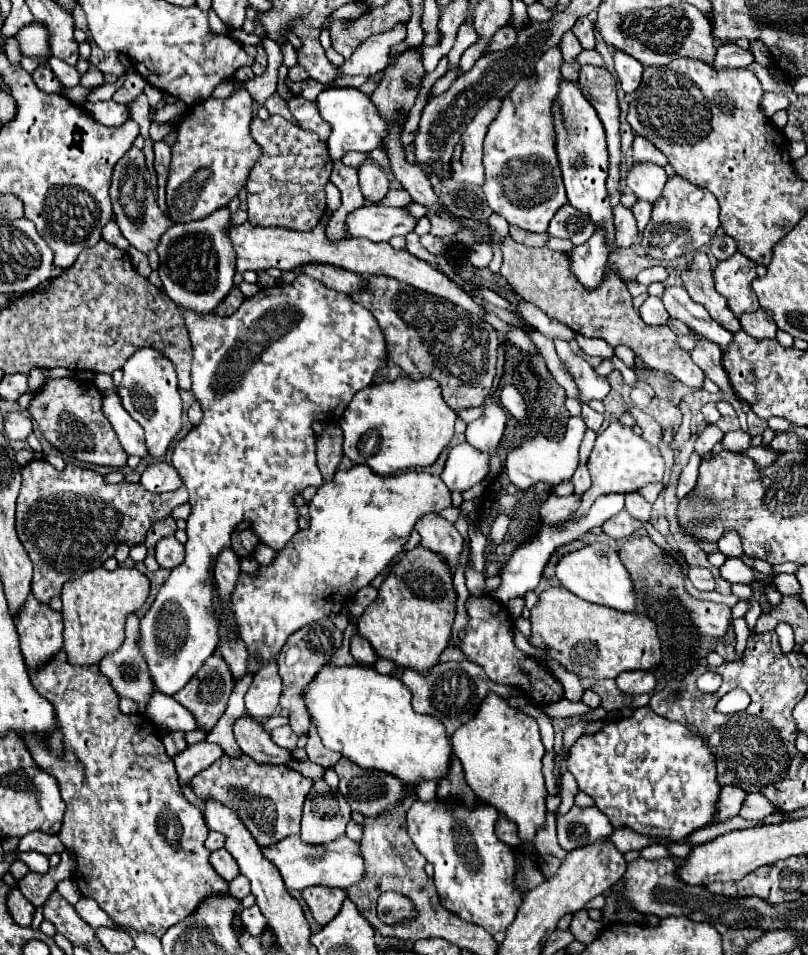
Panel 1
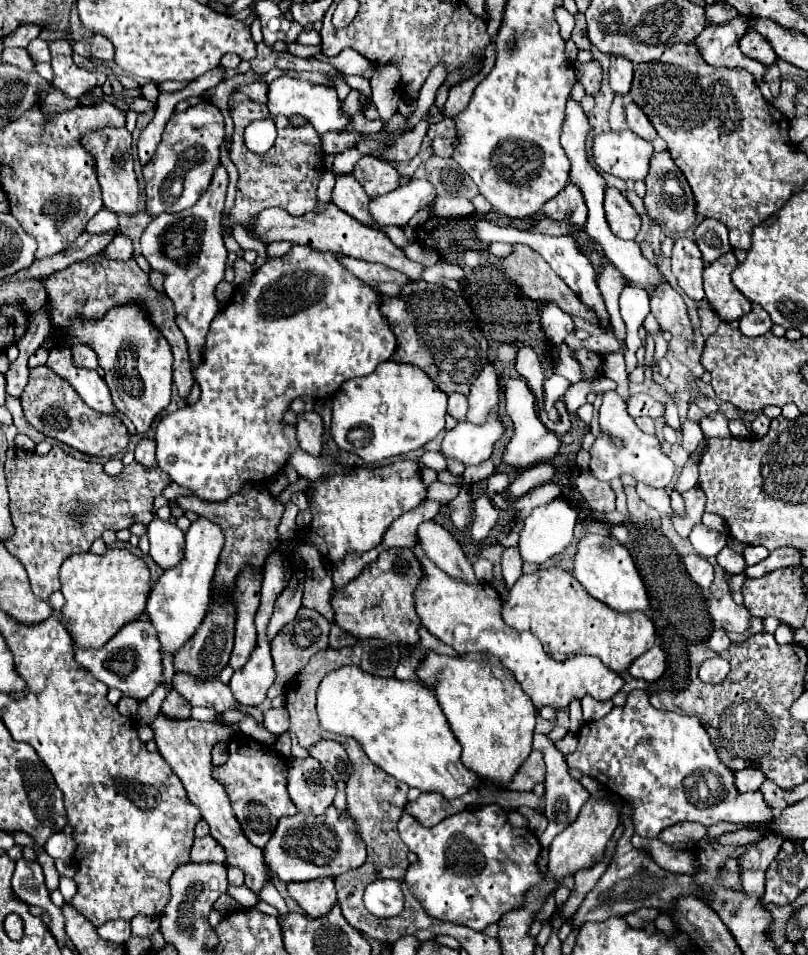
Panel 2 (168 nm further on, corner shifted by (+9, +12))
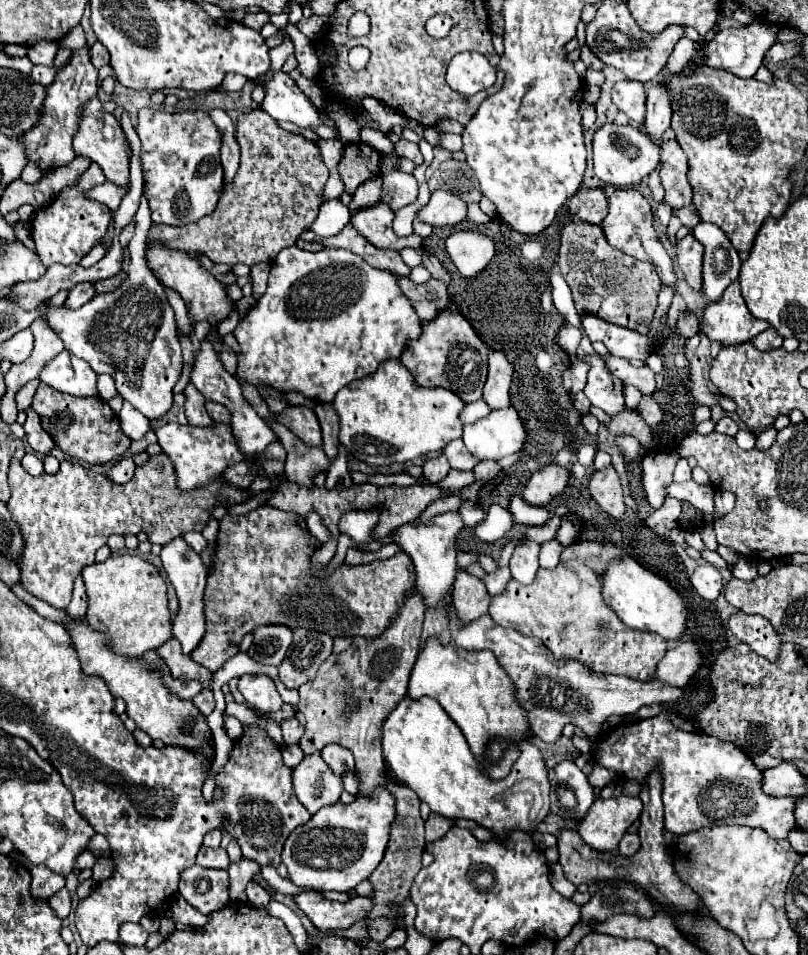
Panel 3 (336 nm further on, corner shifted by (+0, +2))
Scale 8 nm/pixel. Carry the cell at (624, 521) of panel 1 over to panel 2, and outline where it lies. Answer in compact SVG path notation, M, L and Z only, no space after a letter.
M587 470L577 477L576 488L584 496L584 500L590 504L590 508L598 512L614 512L616 494L608 482L600 482Z

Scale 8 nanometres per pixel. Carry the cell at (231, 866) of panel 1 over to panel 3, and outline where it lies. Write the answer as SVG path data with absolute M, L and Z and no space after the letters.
M201 848L197 854L197 864L199 866L207 866L207 868L219 868L219 870L227 870L229 866L229 856L227 850L223 848Z

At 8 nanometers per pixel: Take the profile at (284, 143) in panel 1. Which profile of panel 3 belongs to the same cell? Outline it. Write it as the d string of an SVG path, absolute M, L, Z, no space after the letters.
M253 110L243 112L237 120L237 142L241 144L241 166L239 172L229 184L229 188L223 190L217 208L201 218L199 222L187 224L187 226L163 226L153 224L147 234L149 240L159 240L165 248L173 250L185 250L185 252L205 252L213 262L225 262L225 264L271 264L275 256L287 248L293 246L301 232L309 230L313 220L317 218L321 200L323 200L323 186L327 180L327 166L323 164L319 146L301 134L293 134L283 130L267 112Z

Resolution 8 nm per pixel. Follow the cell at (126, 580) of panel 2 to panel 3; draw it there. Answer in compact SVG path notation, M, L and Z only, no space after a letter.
M119 554L105 562L85 566L81 576L87 590L85 618L93 630L105 634L115 654L141 656L171 638L167 584L153 564L139 556Z

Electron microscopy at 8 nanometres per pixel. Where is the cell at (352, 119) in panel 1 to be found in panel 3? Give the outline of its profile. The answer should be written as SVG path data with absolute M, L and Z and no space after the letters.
M267 72L265 76L255 78L255 82L267 88L263 110L277 122L291 122L299 128L323 126L321 112L285 72Z

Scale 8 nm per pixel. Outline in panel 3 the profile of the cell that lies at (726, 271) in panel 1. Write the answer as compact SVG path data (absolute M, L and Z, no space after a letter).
M737 280L727 286L715 304L707 304L705 308L703 332L711 342L717 340L721 344L741 344L753 340L753 336L767 328L769 324L765 324L765 320L749 316L749 308L745 308Z

